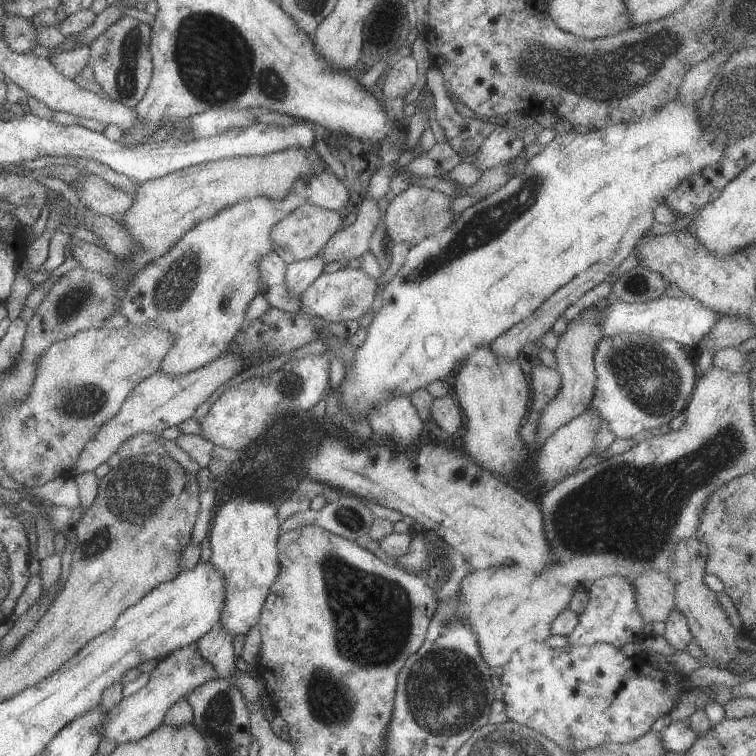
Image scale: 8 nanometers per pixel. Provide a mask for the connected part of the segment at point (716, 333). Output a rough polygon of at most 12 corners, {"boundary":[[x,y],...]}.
{"boundary":[[722,316],[700,346],[737,348],[753,336],[747,320]]}

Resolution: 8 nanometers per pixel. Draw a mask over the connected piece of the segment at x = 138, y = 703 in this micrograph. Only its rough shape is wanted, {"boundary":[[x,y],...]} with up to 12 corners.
{"boundary":[[196,643],[162,656],[145,686],[104,712],[102,740],[147,736],[204,682]]}

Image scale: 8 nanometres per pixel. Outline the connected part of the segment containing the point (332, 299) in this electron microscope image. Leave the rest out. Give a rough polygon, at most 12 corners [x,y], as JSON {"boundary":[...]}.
{"boundary":[[361,267],[321,273],[300,294],[328,323],[372,314],[377,284]]}

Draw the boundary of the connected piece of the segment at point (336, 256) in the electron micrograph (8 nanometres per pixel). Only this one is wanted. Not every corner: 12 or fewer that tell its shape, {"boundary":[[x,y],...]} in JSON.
{"boundary":[[365,197],[350,226],[320,250],[324,264],[345,263],[369,248],[381,218],[377,201]]}

